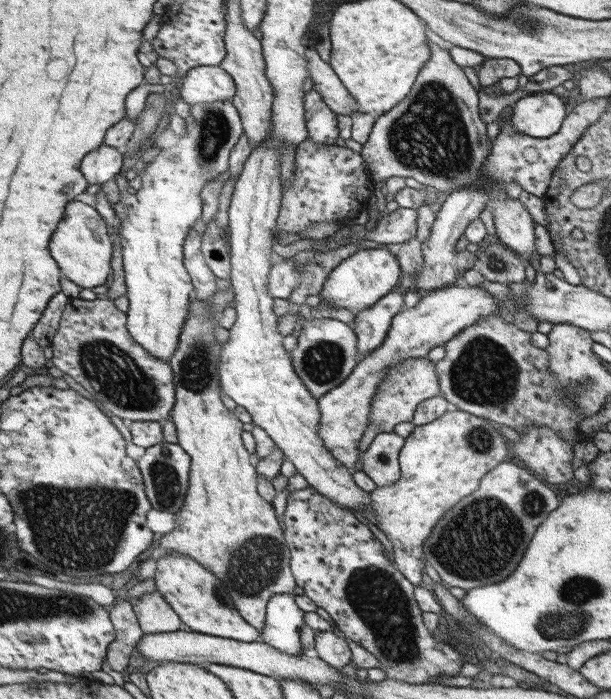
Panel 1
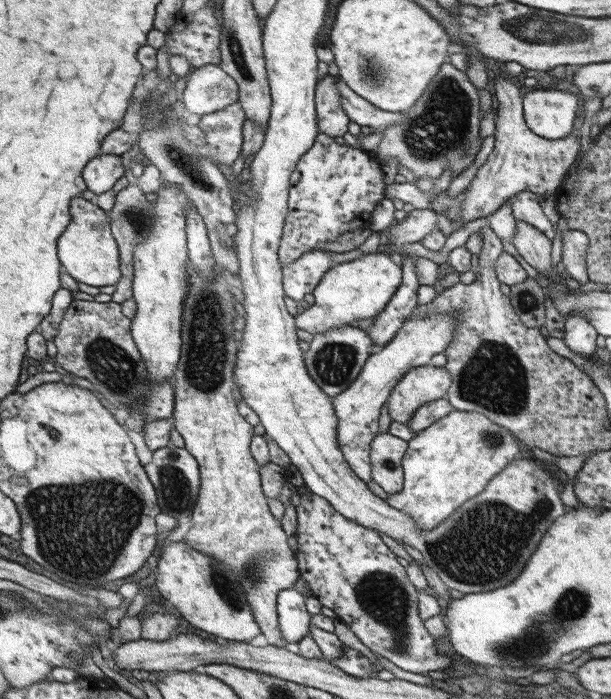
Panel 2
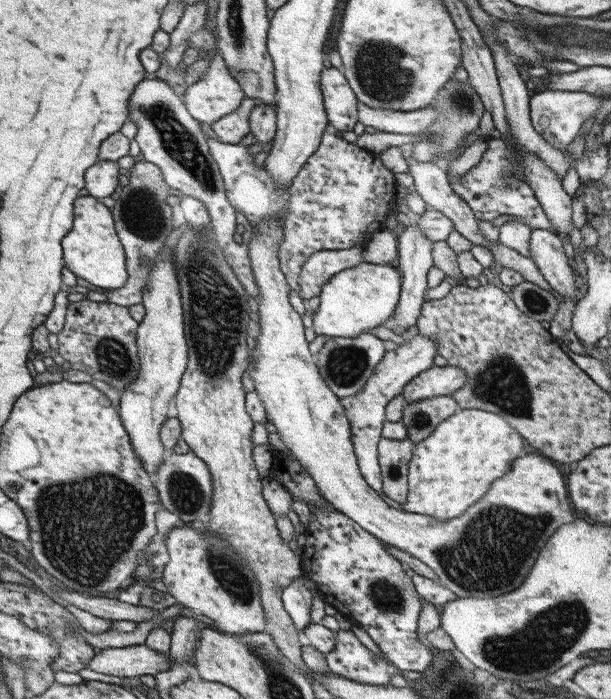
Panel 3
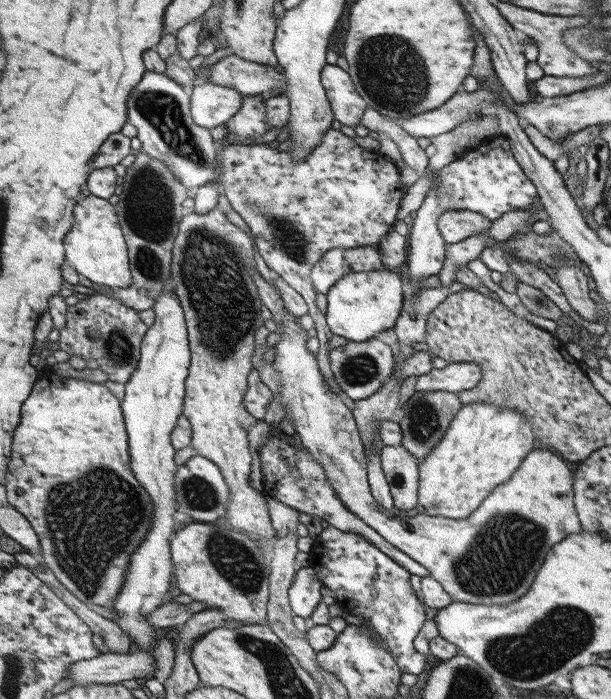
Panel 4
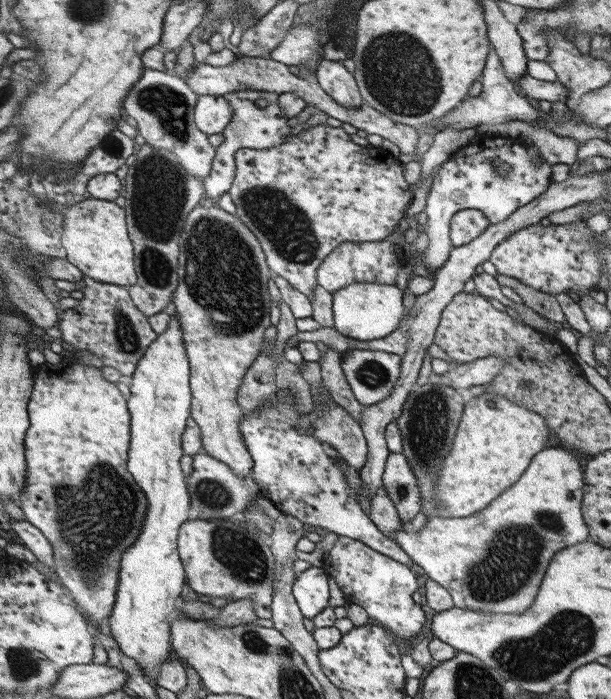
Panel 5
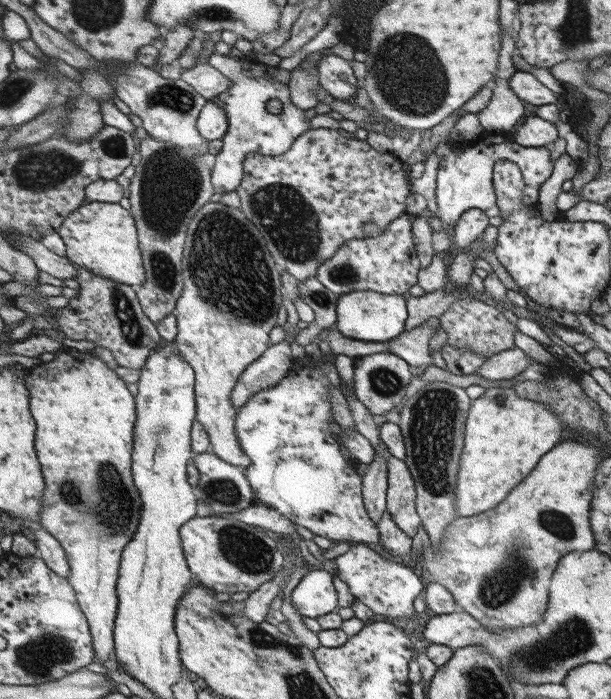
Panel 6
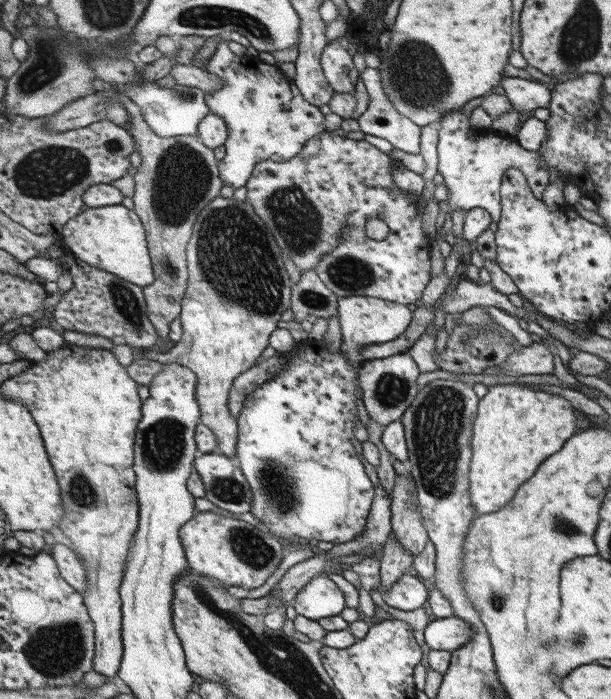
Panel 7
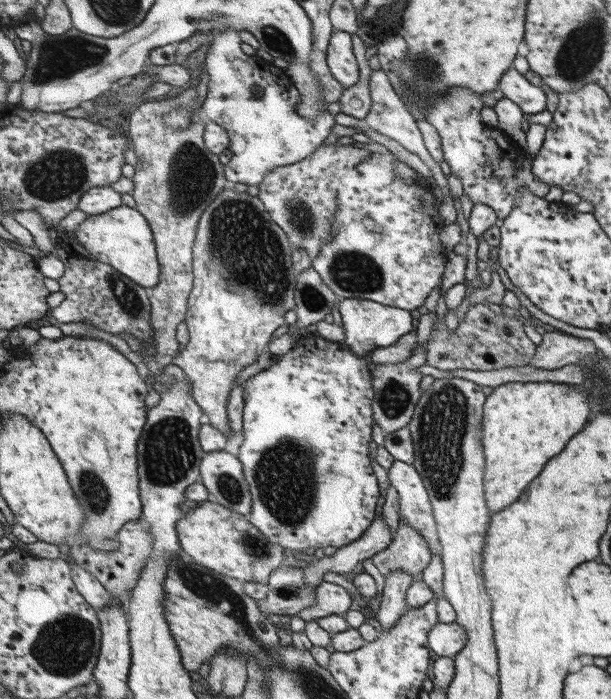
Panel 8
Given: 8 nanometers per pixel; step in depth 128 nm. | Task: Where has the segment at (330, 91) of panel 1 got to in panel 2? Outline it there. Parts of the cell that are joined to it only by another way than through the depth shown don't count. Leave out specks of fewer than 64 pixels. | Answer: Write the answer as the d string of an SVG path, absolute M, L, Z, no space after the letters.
M334 77L338 94L342 97L342 108L350 116L352 122L359 124L361 127L372 127L377 131L384 131L388 127L394 126L403 121L404 113L386 112L380 110L354 93L339 77Z

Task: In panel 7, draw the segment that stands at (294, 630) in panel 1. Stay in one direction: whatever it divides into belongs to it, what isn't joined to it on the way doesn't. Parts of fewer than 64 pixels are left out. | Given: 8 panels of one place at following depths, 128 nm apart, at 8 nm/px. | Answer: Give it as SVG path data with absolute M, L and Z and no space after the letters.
M322 575L312 579L310 585L300 591L293 604L298 615L314 621L336 616L346 606L344 594L340 592L340 588L332 580L322 578Z

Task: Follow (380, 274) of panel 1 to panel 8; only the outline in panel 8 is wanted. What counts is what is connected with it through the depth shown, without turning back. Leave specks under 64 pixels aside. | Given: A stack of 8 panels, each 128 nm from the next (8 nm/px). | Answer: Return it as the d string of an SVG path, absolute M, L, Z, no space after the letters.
M340 299L339 311L346 333L344 346L357 353L359 357L368 357L372 352L377 351L378 347L394 345L394 342L408 335L408 332L417 327L409 310L394 308L373 300Z

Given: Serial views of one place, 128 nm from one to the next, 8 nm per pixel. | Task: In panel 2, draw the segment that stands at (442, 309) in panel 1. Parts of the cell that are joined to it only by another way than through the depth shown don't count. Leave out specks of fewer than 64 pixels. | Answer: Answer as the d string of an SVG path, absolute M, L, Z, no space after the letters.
M439 312L438 316L417 318L415 315L405 320L404 326L382 352L371 354L361 374L349 388L334 397L334 406L339 418L339 445L353 471L363 481L374 479L374 464L371 460L371 447L377 438L380 408L389 400L391 392L403 376L418 366L430 365L432 356L446 351L454 338L457 325L457 312Z

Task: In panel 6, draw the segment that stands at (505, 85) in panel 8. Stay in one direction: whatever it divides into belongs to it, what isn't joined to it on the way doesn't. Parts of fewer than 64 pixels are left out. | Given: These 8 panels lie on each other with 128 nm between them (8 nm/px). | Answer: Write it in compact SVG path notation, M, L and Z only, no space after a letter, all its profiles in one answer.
M517 71L510 78L510 88L521 98L522 102L543 106L546 104L556 104L560 95L548 90L533 76L522 71Z

